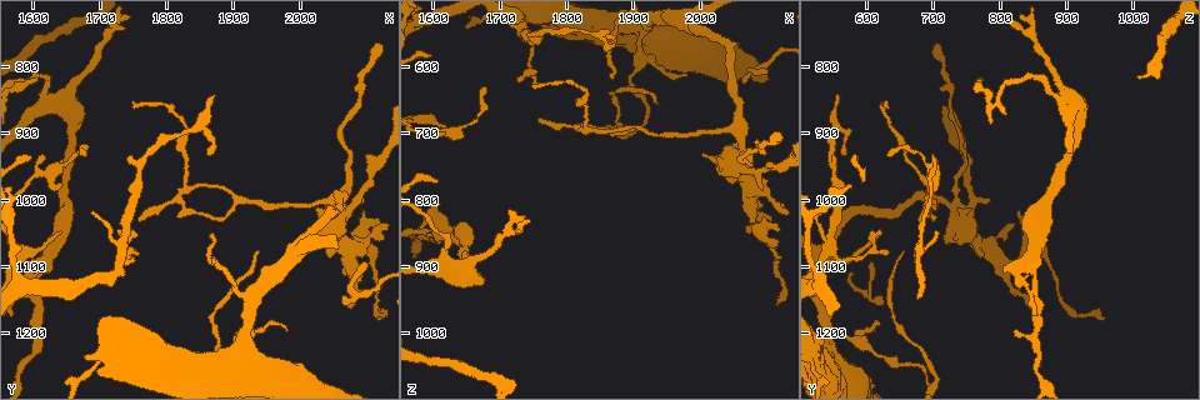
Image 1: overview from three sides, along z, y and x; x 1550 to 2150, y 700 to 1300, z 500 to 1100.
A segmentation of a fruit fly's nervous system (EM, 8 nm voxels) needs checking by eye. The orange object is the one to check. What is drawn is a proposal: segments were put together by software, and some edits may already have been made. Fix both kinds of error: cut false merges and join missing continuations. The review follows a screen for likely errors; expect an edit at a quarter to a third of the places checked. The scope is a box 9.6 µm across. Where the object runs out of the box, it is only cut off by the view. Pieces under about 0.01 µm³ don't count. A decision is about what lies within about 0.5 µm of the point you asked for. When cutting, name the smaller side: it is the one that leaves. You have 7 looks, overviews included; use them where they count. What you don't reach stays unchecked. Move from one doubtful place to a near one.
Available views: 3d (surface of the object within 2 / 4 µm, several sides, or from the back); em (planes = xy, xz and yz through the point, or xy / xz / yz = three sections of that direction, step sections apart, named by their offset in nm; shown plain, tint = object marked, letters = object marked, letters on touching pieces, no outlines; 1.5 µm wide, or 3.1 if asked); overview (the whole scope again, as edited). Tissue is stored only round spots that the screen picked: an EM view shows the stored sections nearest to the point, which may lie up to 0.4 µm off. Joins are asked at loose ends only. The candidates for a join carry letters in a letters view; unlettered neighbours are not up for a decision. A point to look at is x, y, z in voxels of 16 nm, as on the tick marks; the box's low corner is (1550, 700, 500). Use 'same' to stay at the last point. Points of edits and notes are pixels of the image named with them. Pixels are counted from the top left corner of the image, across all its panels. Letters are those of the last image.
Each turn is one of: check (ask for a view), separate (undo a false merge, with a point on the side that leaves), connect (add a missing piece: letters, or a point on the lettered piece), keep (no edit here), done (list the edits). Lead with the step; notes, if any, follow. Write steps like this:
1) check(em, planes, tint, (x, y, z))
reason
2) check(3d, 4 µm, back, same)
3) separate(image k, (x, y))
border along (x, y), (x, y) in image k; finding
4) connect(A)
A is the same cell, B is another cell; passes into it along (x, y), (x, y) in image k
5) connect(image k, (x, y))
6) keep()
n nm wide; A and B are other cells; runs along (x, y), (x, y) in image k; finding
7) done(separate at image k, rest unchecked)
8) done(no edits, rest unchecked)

check(em, xz, step 8, tint, (1885, 1270, 705))
abrupt turn

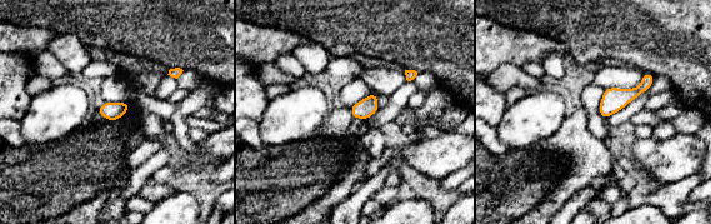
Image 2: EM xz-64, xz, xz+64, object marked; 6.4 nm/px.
check(em, xz, step 8, letters, same)

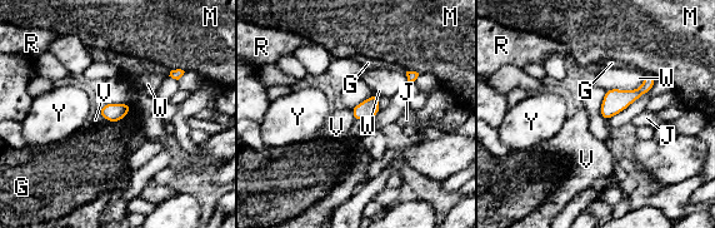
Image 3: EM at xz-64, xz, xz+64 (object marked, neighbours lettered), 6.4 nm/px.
keep()
120 nm wide; G, J, M, R, V, W and Y are other cells; border along (96, 112), (110, 122) in image 3; one neuron here

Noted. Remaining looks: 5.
check(3d, 2 µm, (1910, 1205, 580))
a fork

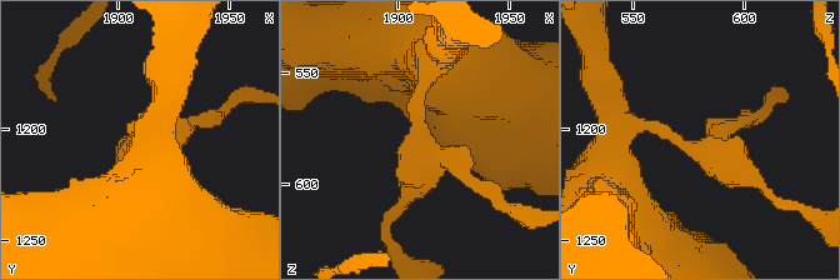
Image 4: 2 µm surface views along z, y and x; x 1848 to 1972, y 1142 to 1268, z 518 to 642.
check(em, 3.1 µm, xz, step 8, letters, (1909, 1208, 579))

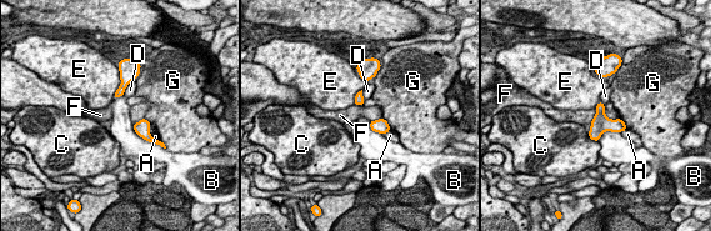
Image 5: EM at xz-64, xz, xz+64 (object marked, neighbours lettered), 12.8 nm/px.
check(em, 3.1 µm, planes, letters, same)

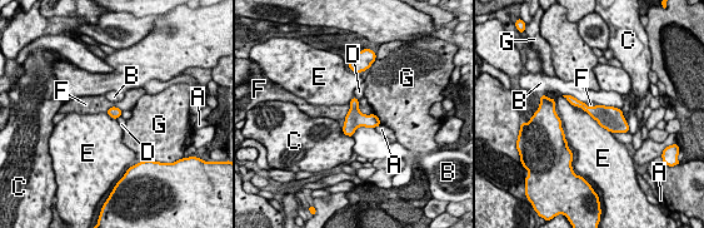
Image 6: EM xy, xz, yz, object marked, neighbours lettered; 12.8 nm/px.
keep()
E touches over 800 nm; A, B, C, D, E, F and G are other cells; border along (358, 105), (363, 113), (373, 114) in image 6; one neuron here

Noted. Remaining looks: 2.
check(3d, 2 µm, (1860, 935, 560))
free end

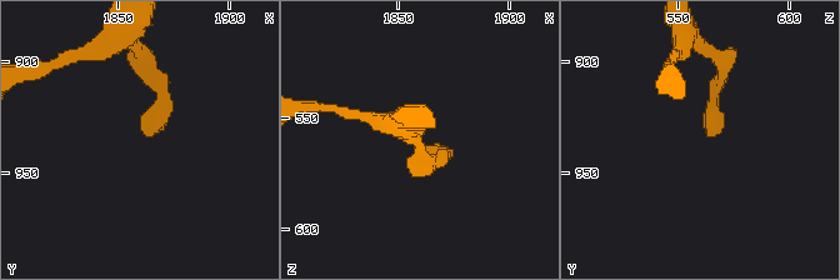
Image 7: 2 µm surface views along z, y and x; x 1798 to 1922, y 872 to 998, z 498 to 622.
check(em, planes, letters, (1859, 932, 565))

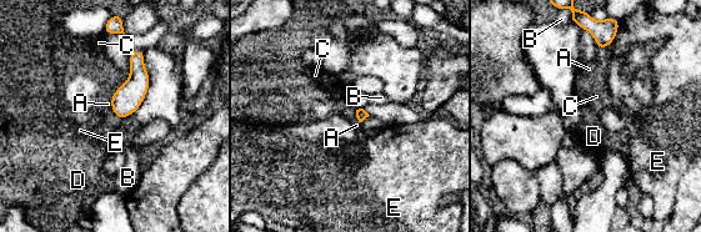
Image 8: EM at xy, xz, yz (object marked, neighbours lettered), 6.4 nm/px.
keep()
70 nm wide; A, B, C, D and E are other cells; border along (355, 110), (355, 116), (359, 121) in image 8; none of them fits

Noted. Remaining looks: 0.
done(no edits, rest unchecked)

